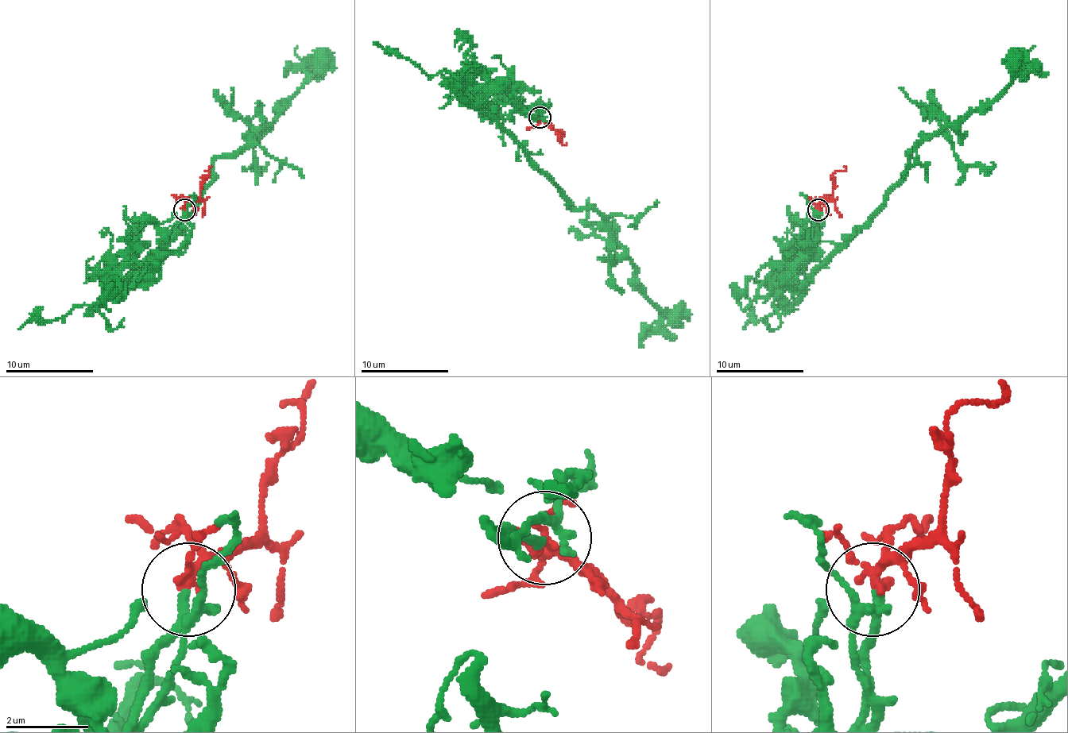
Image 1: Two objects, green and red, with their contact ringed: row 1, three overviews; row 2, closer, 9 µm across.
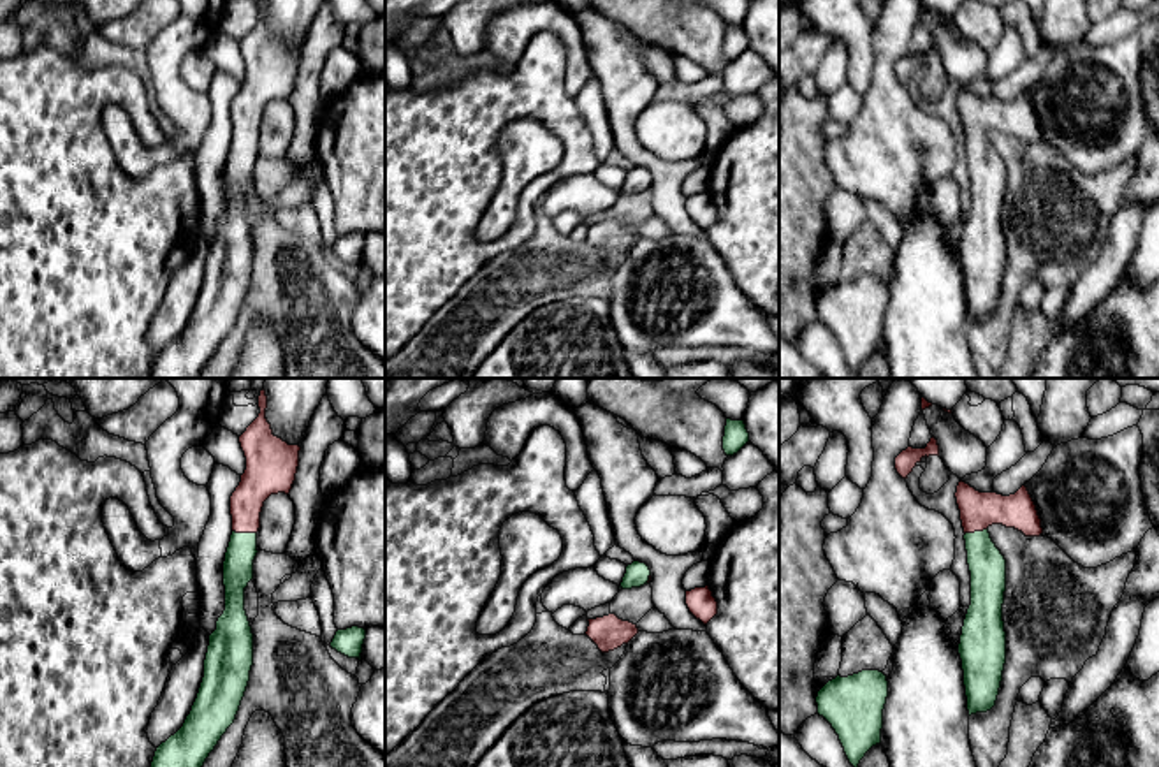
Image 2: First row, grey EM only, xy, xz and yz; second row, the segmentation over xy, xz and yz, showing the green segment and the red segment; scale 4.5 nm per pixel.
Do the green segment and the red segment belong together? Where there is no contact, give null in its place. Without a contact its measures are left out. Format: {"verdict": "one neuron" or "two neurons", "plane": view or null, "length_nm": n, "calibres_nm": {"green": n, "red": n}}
{"verdict": "one neuron", "plane": "xy", "length_nm": 110, "calibres_nm": {"green": 140, "red": 160}}

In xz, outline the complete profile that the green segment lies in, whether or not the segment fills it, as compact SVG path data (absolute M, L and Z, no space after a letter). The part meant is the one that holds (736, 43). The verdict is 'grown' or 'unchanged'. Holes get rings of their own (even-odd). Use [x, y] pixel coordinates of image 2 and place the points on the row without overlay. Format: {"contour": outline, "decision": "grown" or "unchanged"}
{"contour": "M726 25L723 56L726 62L737 60L749 47L744 26Z", "decision": "unchanged"}

